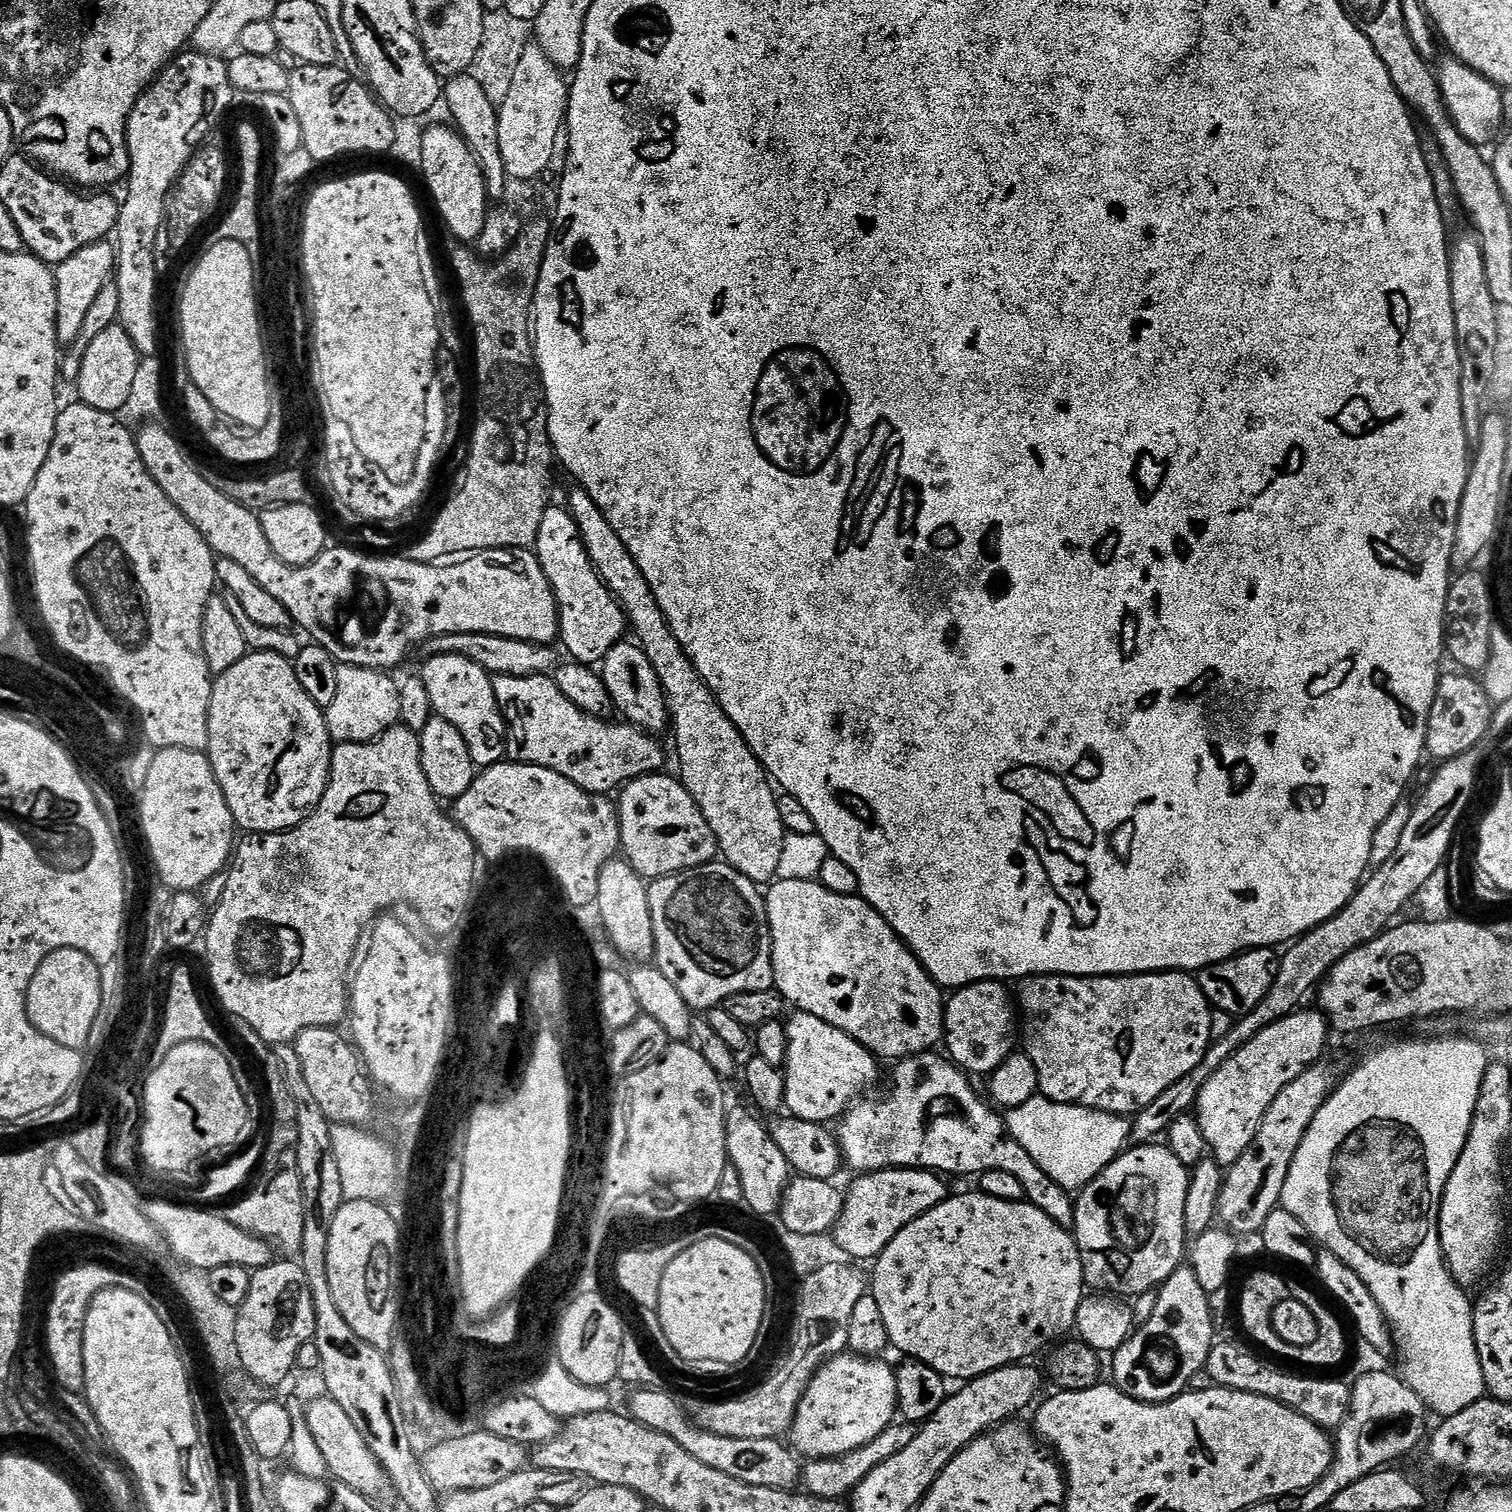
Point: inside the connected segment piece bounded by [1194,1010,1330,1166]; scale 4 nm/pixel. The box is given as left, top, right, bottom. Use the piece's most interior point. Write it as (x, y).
(1229, 1109)

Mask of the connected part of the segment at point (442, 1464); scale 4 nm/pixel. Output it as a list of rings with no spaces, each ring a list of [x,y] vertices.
[[[487,1430],[466,1438],[442,1441],[434,1447],[423,1453],[422,1461],[429,1482],[440,1494],[494,1486],[494,1482],[502,1482],[502,1478],[510,1478],[510,1474],[518,1474],[530,1464],[530,1452],[525,1445],[498,1438],[498,1434],[490,1434]]]

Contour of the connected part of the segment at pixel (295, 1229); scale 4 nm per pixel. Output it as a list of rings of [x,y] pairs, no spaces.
[[[289,1170],[278,1173],[265,1188],[250,1193],[245,1200],[238,1201],[233,1208],[223,1209],[222,1215],[251,1236],[260,1236],[279,1251],[281,1248],[284,1251],[281,1253],[299,1253],[304,1225],[304,1199],[299,1172]]]

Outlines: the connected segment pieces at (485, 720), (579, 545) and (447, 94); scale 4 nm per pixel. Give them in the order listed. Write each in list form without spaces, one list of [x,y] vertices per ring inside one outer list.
[[[454,654],[445,656],[428,656],[425,659],[424,669],[419,669],[418,674],[422,682],[426,682],[426,691],[430,694],[430,706],[435,715],[446,718],[462,738],[466,738],[466,746],[470,750],[470,758],[477,769],[491,768],[493,764],[499,764],[508,756],[508,726],[504,722],[504,716],[500,713],[498,698],[494,698],[494,686],[492,676],[478,662],[470,662],[470,658],[462,658]]]
[[[549,506],[546,514],[542,514],[542,526],[538,526],[534,551],[556,596],[560,615],[559,643],[564,643],[565,650],[572,655],[569,657],[575,663],[599,665],[609,650],[625,639],[626,617],[620,603],[590,562],[578,526],[567,507]]]
[[[471,74],[451,77],[443,85],[442,96],[449,103],[452,114],[451,123],[458,129],[460,137],[470,146],[470,150],[482,170],[484,184],[488,188],[489,201],[503,201],[500,199],[503,198],[504,187],[510,184],[510,179],[498,142],[497,105],[490,102],[486,90],[482,90],[482,82],[478,82],[478,78]]]

